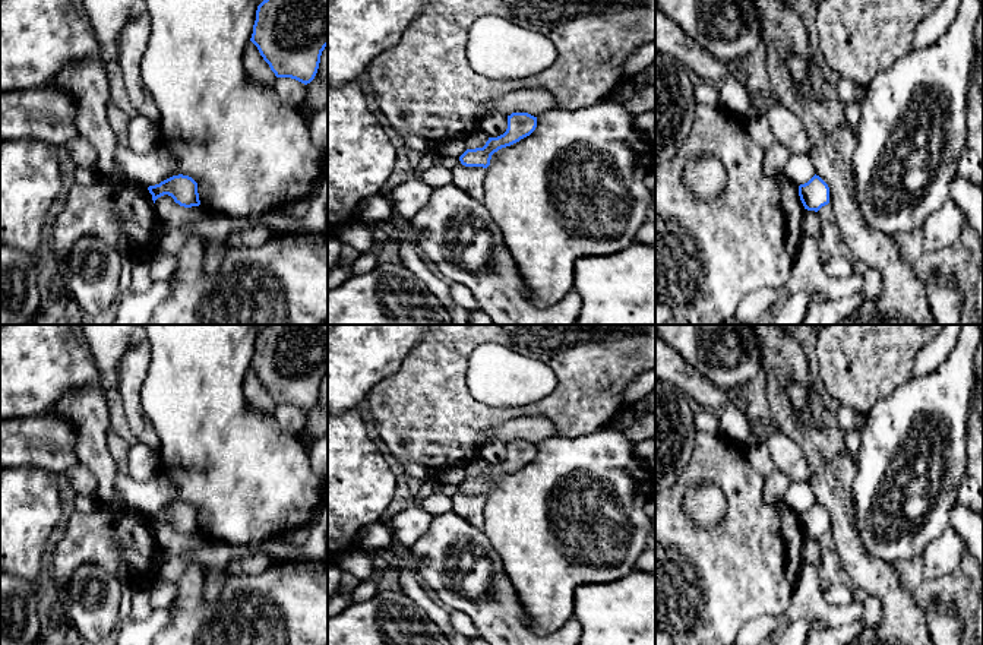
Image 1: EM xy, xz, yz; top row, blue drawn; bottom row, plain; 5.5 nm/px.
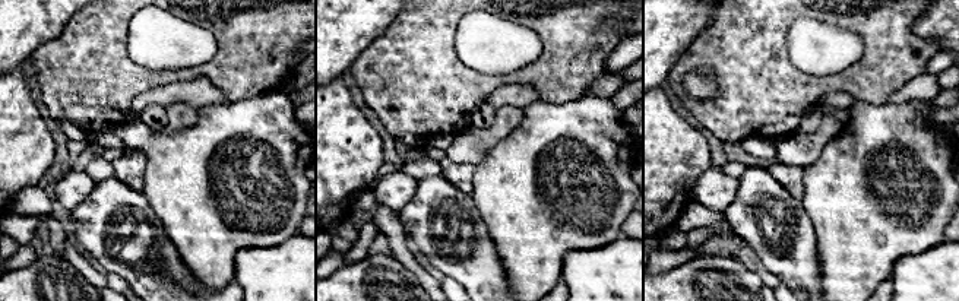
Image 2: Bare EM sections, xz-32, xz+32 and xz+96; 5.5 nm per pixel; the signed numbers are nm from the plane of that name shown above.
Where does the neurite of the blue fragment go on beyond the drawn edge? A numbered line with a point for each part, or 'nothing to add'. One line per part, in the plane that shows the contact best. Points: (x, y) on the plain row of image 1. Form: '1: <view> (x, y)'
nothing to add

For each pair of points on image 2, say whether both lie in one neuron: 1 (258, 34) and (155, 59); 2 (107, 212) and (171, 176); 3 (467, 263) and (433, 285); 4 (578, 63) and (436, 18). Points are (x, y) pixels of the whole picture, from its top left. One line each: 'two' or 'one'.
1: two
2: two
3: two
4: one

